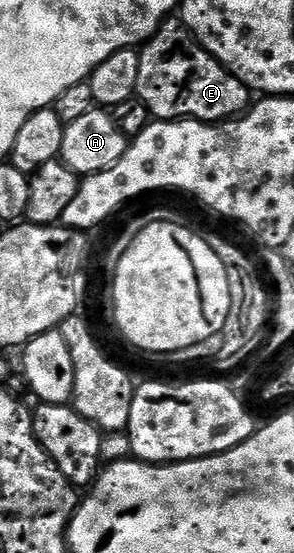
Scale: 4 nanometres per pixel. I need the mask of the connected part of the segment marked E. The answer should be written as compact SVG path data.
M166 18L161 28L140 48L136 98L147 105L154 120L197 119L200 123L220 123L248 111L249 95L251 88L234 77L221 60L207 53L180 18Z

